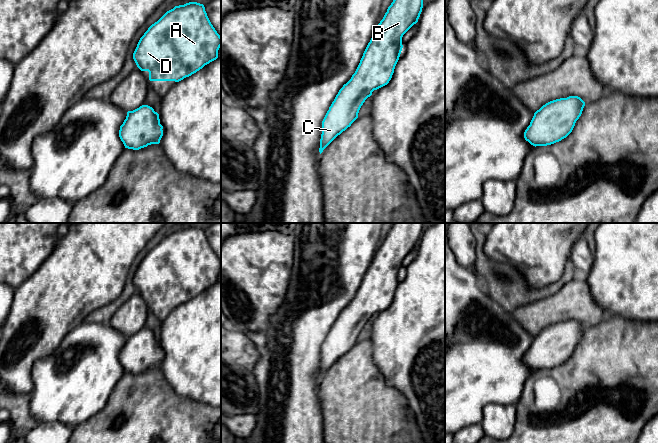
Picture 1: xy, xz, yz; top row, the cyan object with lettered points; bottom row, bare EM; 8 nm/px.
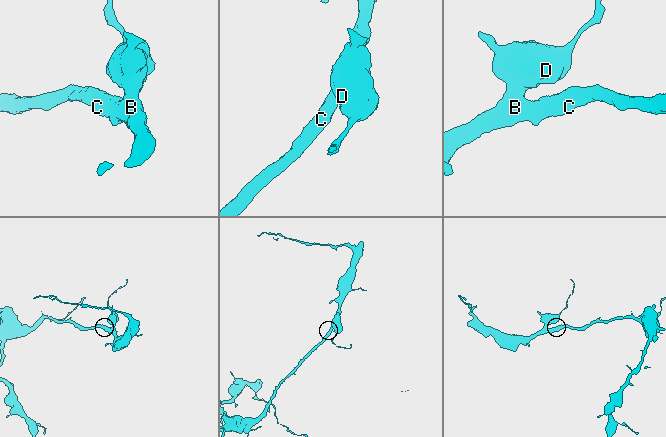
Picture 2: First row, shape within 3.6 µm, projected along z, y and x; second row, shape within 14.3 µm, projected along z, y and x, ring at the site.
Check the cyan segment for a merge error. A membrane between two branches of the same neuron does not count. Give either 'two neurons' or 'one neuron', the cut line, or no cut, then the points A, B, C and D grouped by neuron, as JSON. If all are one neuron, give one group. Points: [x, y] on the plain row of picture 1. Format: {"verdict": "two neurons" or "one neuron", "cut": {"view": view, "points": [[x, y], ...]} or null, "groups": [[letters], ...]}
{"verdict": "one neuron", "cut": null, "groups": [["A", "B", "C", "D"]]}

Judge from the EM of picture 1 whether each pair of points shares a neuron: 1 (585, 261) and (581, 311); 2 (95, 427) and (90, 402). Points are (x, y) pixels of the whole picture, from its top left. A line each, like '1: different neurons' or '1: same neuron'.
1: different neurons
2: different neurons

